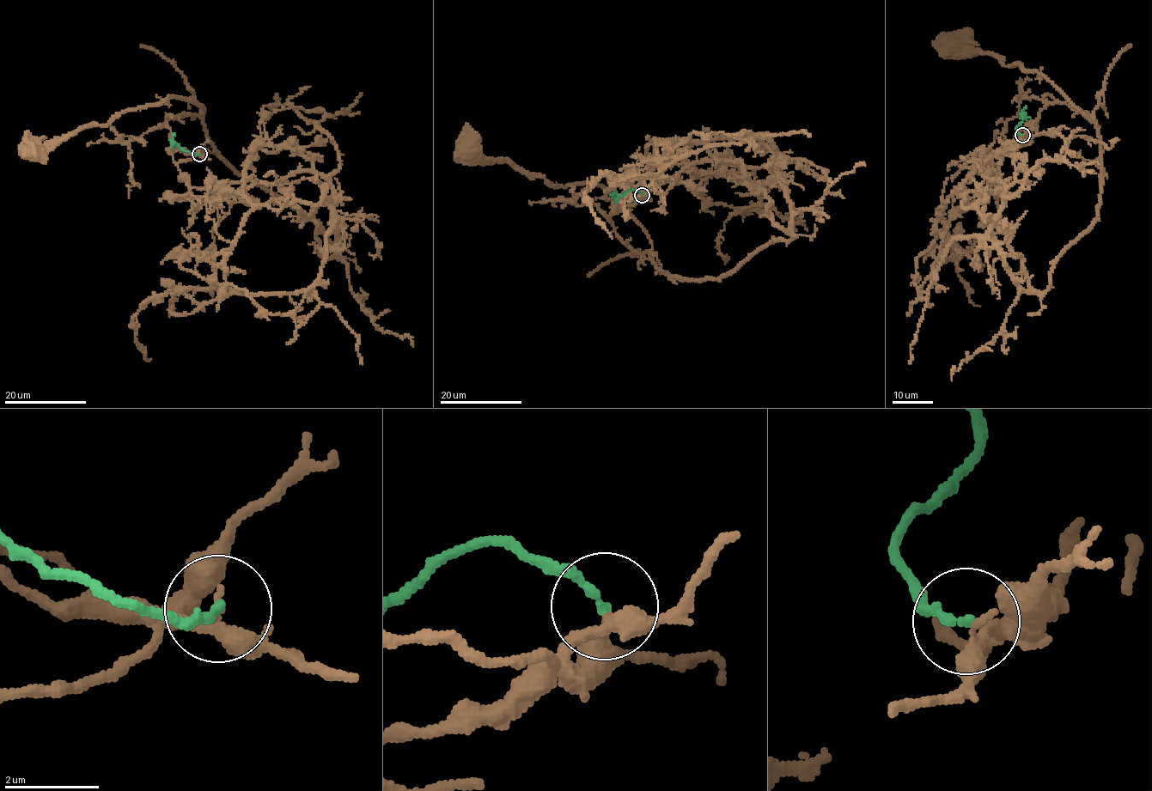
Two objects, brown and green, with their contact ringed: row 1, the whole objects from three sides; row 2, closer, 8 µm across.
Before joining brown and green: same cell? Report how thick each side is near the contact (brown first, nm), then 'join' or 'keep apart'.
200/190 nm | keep apart

